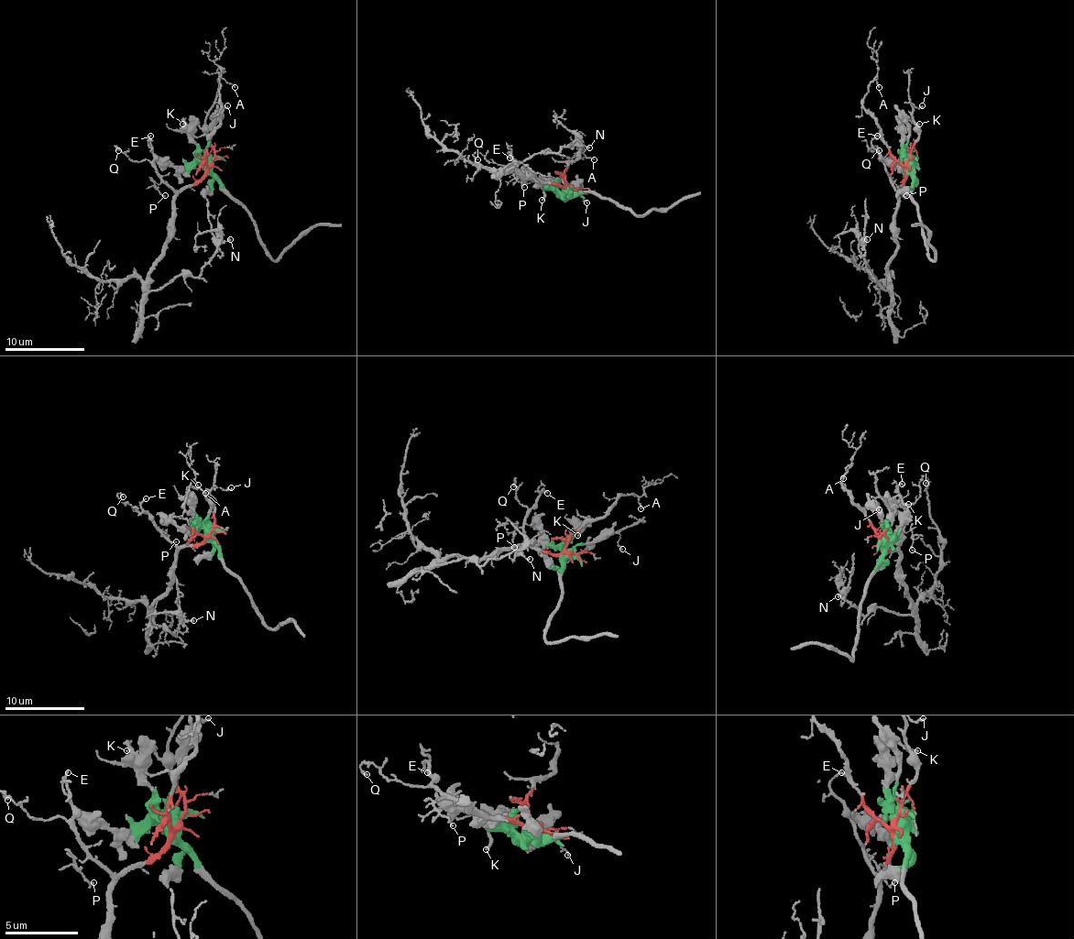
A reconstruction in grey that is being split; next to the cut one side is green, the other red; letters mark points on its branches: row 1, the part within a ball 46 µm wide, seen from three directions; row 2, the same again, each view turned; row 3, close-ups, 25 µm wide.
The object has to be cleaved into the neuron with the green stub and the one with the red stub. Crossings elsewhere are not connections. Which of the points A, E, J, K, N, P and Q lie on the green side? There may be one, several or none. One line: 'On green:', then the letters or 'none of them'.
On green: K

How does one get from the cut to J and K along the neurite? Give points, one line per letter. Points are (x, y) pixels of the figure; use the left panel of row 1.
J: (210, 165), (213, 157), (213, 145), (206, 135), (206, 113), (220, 103), (224, 107), (228, 105)
K: (210, 165), (200, 157), (194, 131), (184, 119), (182, 123)

